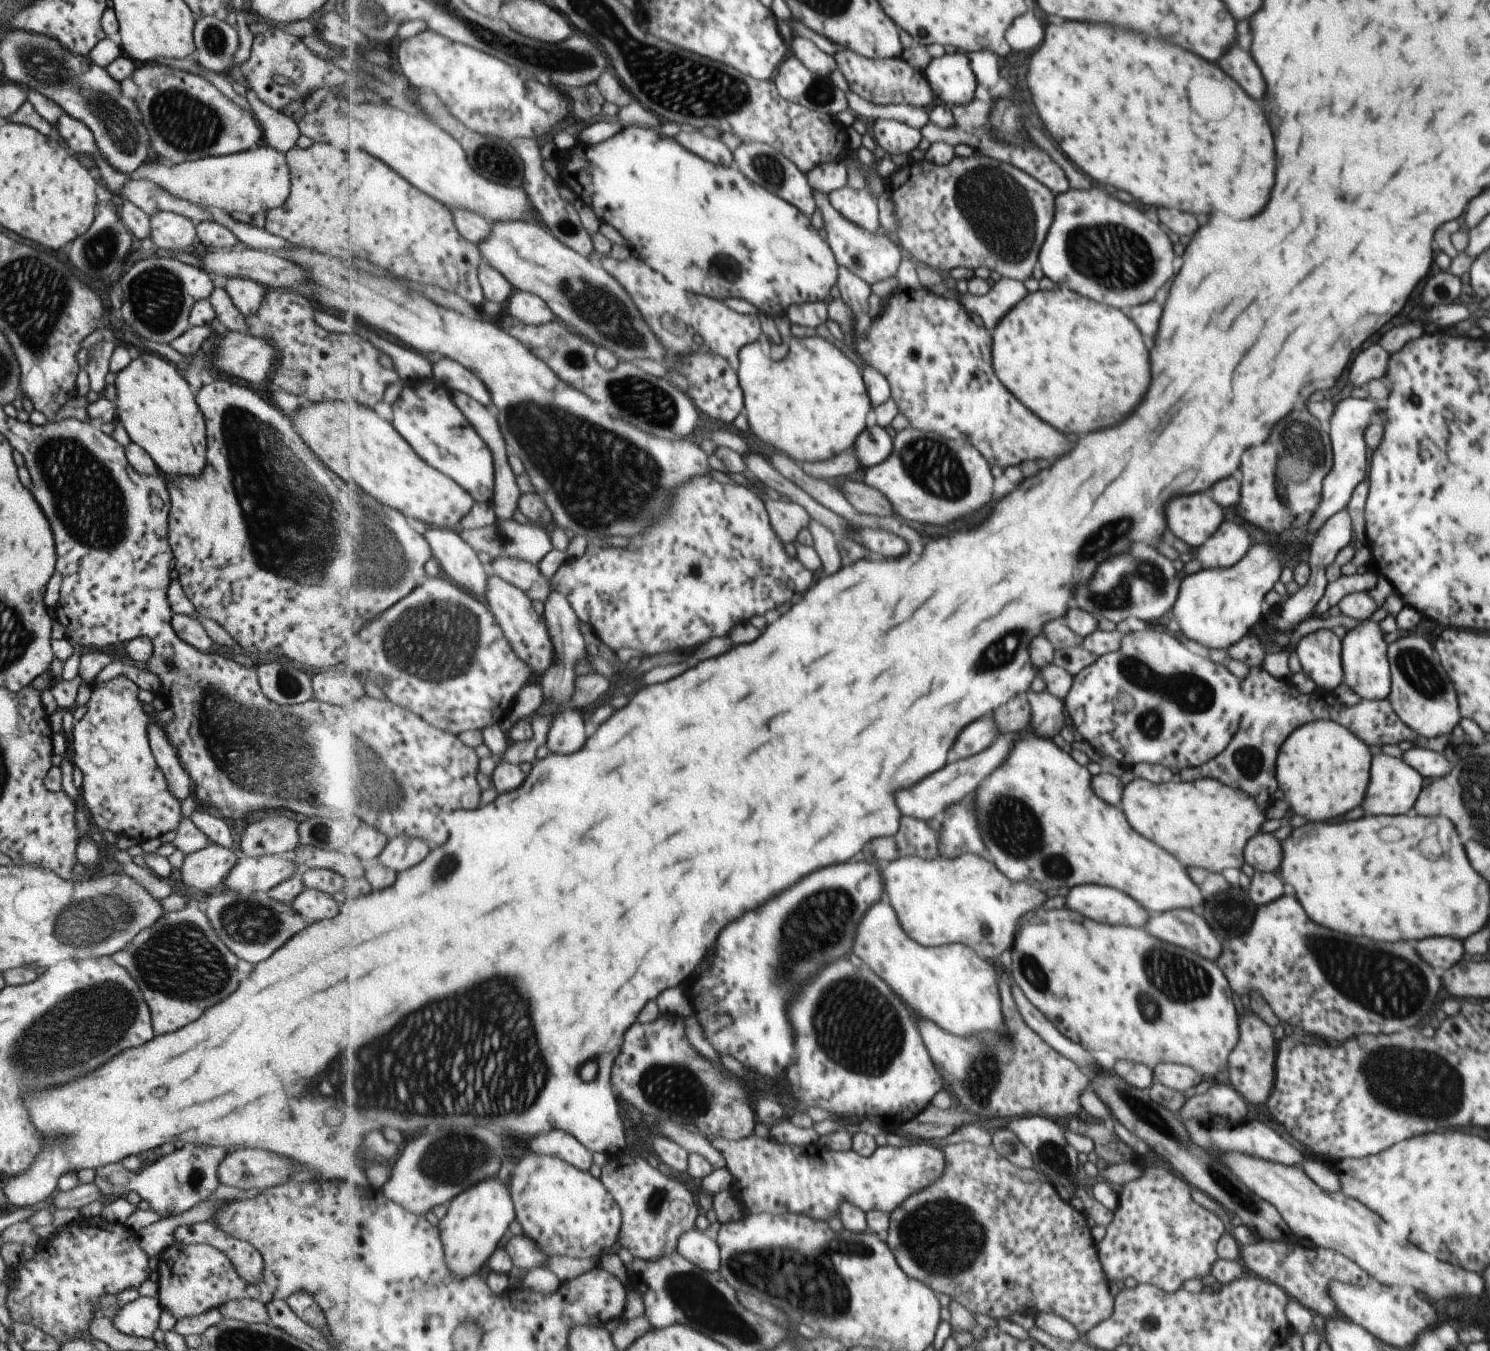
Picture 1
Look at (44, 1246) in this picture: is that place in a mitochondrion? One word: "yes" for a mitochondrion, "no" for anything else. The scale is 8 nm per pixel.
no

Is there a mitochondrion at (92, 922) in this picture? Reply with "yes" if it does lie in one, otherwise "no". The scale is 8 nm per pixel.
yes

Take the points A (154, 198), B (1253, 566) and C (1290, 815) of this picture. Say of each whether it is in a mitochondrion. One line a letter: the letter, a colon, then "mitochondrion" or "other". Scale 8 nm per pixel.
A: other
B: other
C: other

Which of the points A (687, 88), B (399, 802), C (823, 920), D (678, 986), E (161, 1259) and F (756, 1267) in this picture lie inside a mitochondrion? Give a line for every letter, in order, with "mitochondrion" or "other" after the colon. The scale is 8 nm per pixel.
A: mitochondrion
B: mitochondrion
C: mitochondrion
D: other
E: other
F: mitochondrion

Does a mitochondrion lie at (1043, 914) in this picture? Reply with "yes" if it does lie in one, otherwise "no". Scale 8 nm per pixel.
no

